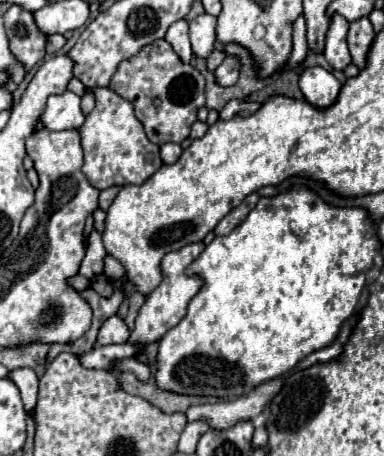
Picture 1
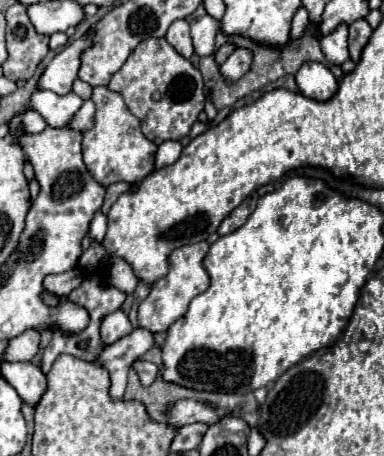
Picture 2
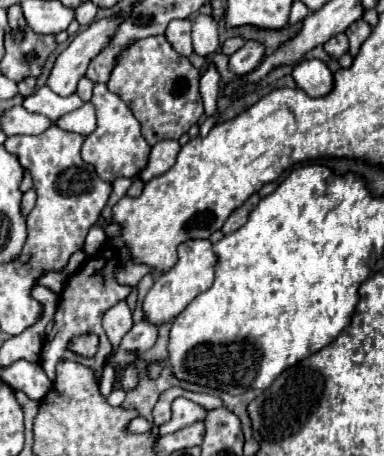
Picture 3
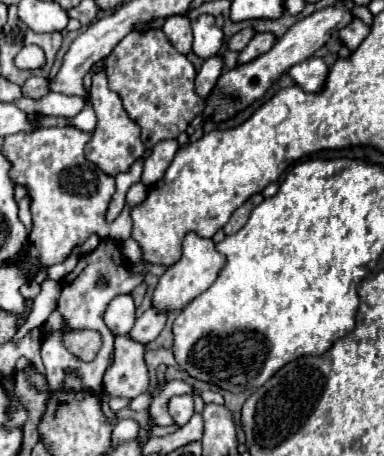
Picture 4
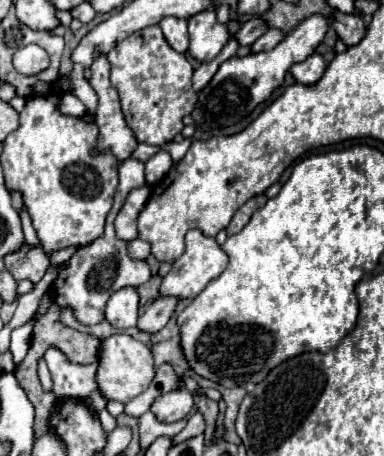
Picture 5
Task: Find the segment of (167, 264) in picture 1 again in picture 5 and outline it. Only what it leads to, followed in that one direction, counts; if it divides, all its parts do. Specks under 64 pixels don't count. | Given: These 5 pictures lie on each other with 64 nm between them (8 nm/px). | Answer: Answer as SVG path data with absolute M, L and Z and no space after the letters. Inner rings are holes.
M194 228L186 234L186 252L172 264L170 272L162 278L158 292L160 292L160 296L176 296L178 300L194 298L208 286L208 282L212 282L216 276L220 276L220 272L226 268L226 264L228 264L228 256L216 244L216 240L204 236L200 230Z

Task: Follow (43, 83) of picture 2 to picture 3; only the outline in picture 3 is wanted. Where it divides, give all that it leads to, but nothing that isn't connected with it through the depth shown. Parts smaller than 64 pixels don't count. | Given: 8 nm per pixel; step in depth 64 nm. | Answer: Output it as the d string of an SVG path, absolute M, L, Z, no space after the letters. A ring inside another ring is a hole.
M120 12L118 16L96 20L84 32L76 34L72 44L56 58L46 86L60 96L74 94L76 84L84 76L92 56L104 50L104 44L108 44L112 32L116 32L116 24L120 24L126 14L128 12Z

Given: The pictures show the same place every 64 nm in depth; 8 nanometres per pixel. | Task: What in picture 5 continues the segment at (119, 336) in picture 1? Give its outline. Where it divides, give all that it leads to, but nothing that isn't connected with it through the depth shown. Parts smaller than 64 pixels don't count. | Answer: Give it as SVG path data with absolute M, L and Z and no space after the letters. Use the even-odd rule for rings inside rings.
M122 288L120 292L114 292L110 296L106 304L106 320L118 330L136 326L136 320L138 320L136 288Z

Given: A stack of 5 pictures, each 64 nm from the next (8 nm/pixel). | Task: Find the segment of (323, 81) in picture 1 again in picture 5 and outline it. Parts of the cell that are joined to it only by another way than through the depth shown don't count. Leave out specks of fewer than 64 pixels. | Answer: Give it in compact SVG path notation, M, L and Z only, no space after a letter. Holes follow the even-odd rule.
M312 54L312 56L308 56L308 60L294 64L290 68L290 74L296 78L296 82L300 82L304 86L314 86L322 78L324 70L326 70L324 58L320 54Z

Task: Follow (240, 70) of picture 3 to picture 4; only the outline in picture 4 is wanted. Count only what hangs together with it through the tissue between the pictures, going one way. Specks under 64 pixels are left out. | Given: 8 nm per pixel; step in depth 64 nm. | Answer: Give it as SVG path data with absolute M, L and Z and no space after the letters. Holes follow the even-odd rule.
M256 34L256 36L250 40L250 44L238 54L236 64L248 64L248 62L256 60L258 56L266 54L266 52L274 46L274 42L276 42L276 40L274 40L272 34Z

